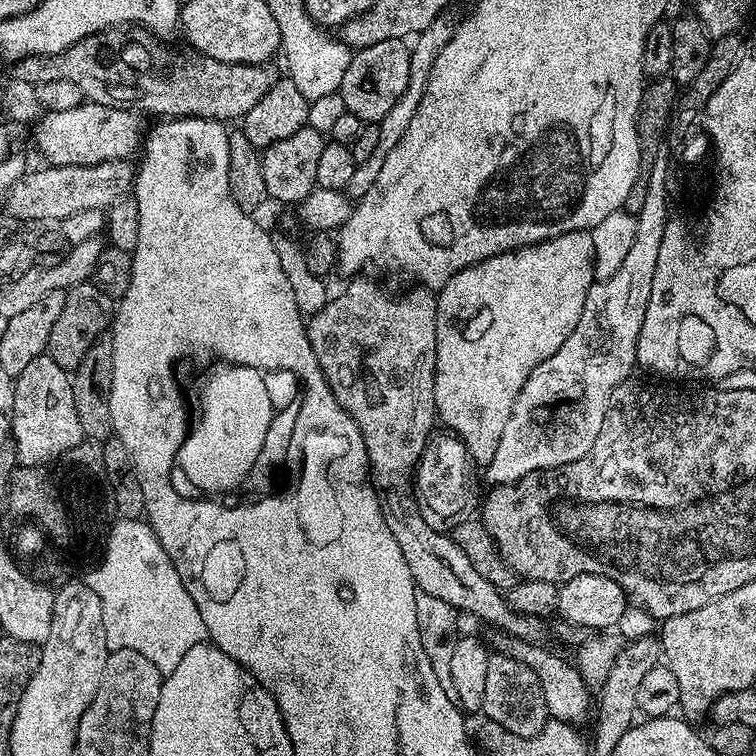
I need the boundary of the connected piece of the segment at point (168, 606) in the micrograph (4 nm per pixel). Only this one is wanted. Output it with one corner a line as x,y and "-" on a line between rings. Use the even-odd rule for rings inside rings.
147,519
133,520
127,526
112,524
108,530
104,557
100,560
100,566
86,576
86,583
90,590
94,590
94,594
98,594
98,599
102,602
102,622
106,626
106,642
109,649
138,650
138,654
150,658
150,662
154,662
154,666
158,666
162,674
172,672
174,666
182,662
190,646
205,643
208,631
202,622
202,614
198,614
194,598
190,598
186,586
182,586
174,562
168,557
166,550
162,550
162,542
158,542

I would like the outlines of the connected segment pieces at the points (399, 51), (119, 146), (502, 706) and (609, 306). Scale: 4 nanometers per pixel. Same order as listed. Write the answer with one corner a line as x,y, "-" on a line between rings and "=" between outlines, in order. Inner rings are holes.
404,40
374,42
374,46
355,49
339,90
345,109
365,122
379,122
383,116
390,114
394,102
402,98
406,82
410,82
411,57
412,49
=
85,102
74,110
41,115
40,125
36,128
36,144
45,161
58,167
90,166
110,159
125,159
142,144
145,128
139,115
139,111
128,106
112,108
108,104
=
503,654
489,655
486,662
486,694
482,698
482,712
488,715
485,717
491,723
519,736
537,736
550,719
538,674
534,674
530,666
=
664,160
648,172
642,191
646,198
642,210
635,213
636,237
630,251
614,274
593,282
586,294
586,306
582,306
582,318
578,318
578,326
574,326
570,338
566,338
566,342
562,342
562,346
558,346
558,350
530,374
518,394
514,410
506,422
506,430
502,430
502,438
498,438
498,450
494,450
494,458
486,466
489,485
512,484
536,469
557,468
585,456
602,430
610,394
614,394
616,387
633,375
632,368
637,367
638,334
642,334
650,290
656,281
654,272
661,269
660,251
665,251
666,237
670,232
664,218

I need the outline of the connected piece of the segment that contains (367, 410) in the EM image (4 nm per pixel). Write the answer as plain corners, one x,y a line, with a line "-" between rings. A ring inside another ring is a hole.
360,274
348,284
345,292
340,292
331,297
322,310
311,313
310,319
307,321
308,337
310,338
310,346
314,350
314,354
318,358
318,366
322,366
326,382
330,386
330,390
334,394
334,398
338,398
338,402
342,406
342,410
346,410
346,414
350,414
350,418
354,418
354,422
358,426
358,430
362,434
362,442
366,446
366,454
368,455
368,466
370,469
370,479
372,487
376,490
376,497
382,506
382,518
386,518
386,526
390,526
390,534
394,534
395,540
398,542
399,548
402,549
402,558
406,558
406,566
410,566
410,574
414,578
417,589
428,594
435,594
438,598
442,598
444,602
450,602
450,606
454,606
457,612
472,616
477,616
480,620
485,620
488,624
500,628
501,633
509,636
517,636
519,640
539,641
540,624
539,619
522,616
519,612
515,612
509,606
505,593
499,588
495,588
490,582
486,582
486,578
482,578
482,574
478,574
478,570
474,570
472,565
466,558
466,554
462,554
462,550
458,550
458,546
453,542
451,535
447,532
439,532
434,530
434,526
430,526
422,518
422,510
416,501
416,466
420,463
420,455
423,454
424,448
427,446
430,437
433,435
432,423
437,423
436,403
434,402
434,378
436,377
436,319
438,318
438,310
436,309
437,293
431,288
423,286
412,286
405,296
391,296
386,289
380,284
375,284
372,280
367,280
367,275

